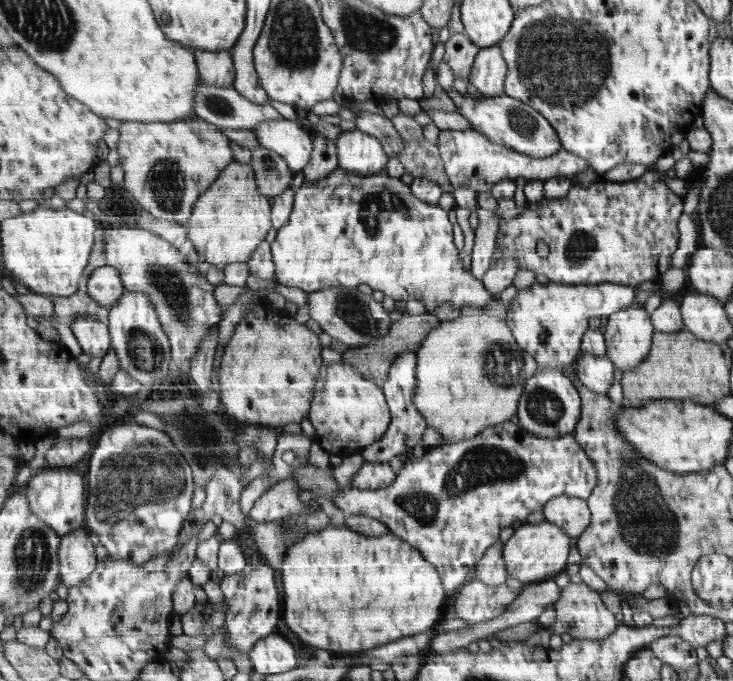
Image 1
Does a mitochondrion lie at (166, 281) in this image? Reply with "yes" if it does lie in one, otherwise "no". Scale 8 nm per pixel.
yes

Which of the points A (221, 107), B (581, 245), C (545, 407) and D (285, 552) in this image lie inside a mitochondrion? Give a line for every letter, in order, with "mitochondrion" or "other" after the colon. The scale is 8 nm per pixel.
A: mitochondrion
B: mitochondrion
C: mitochondrion
D: other

